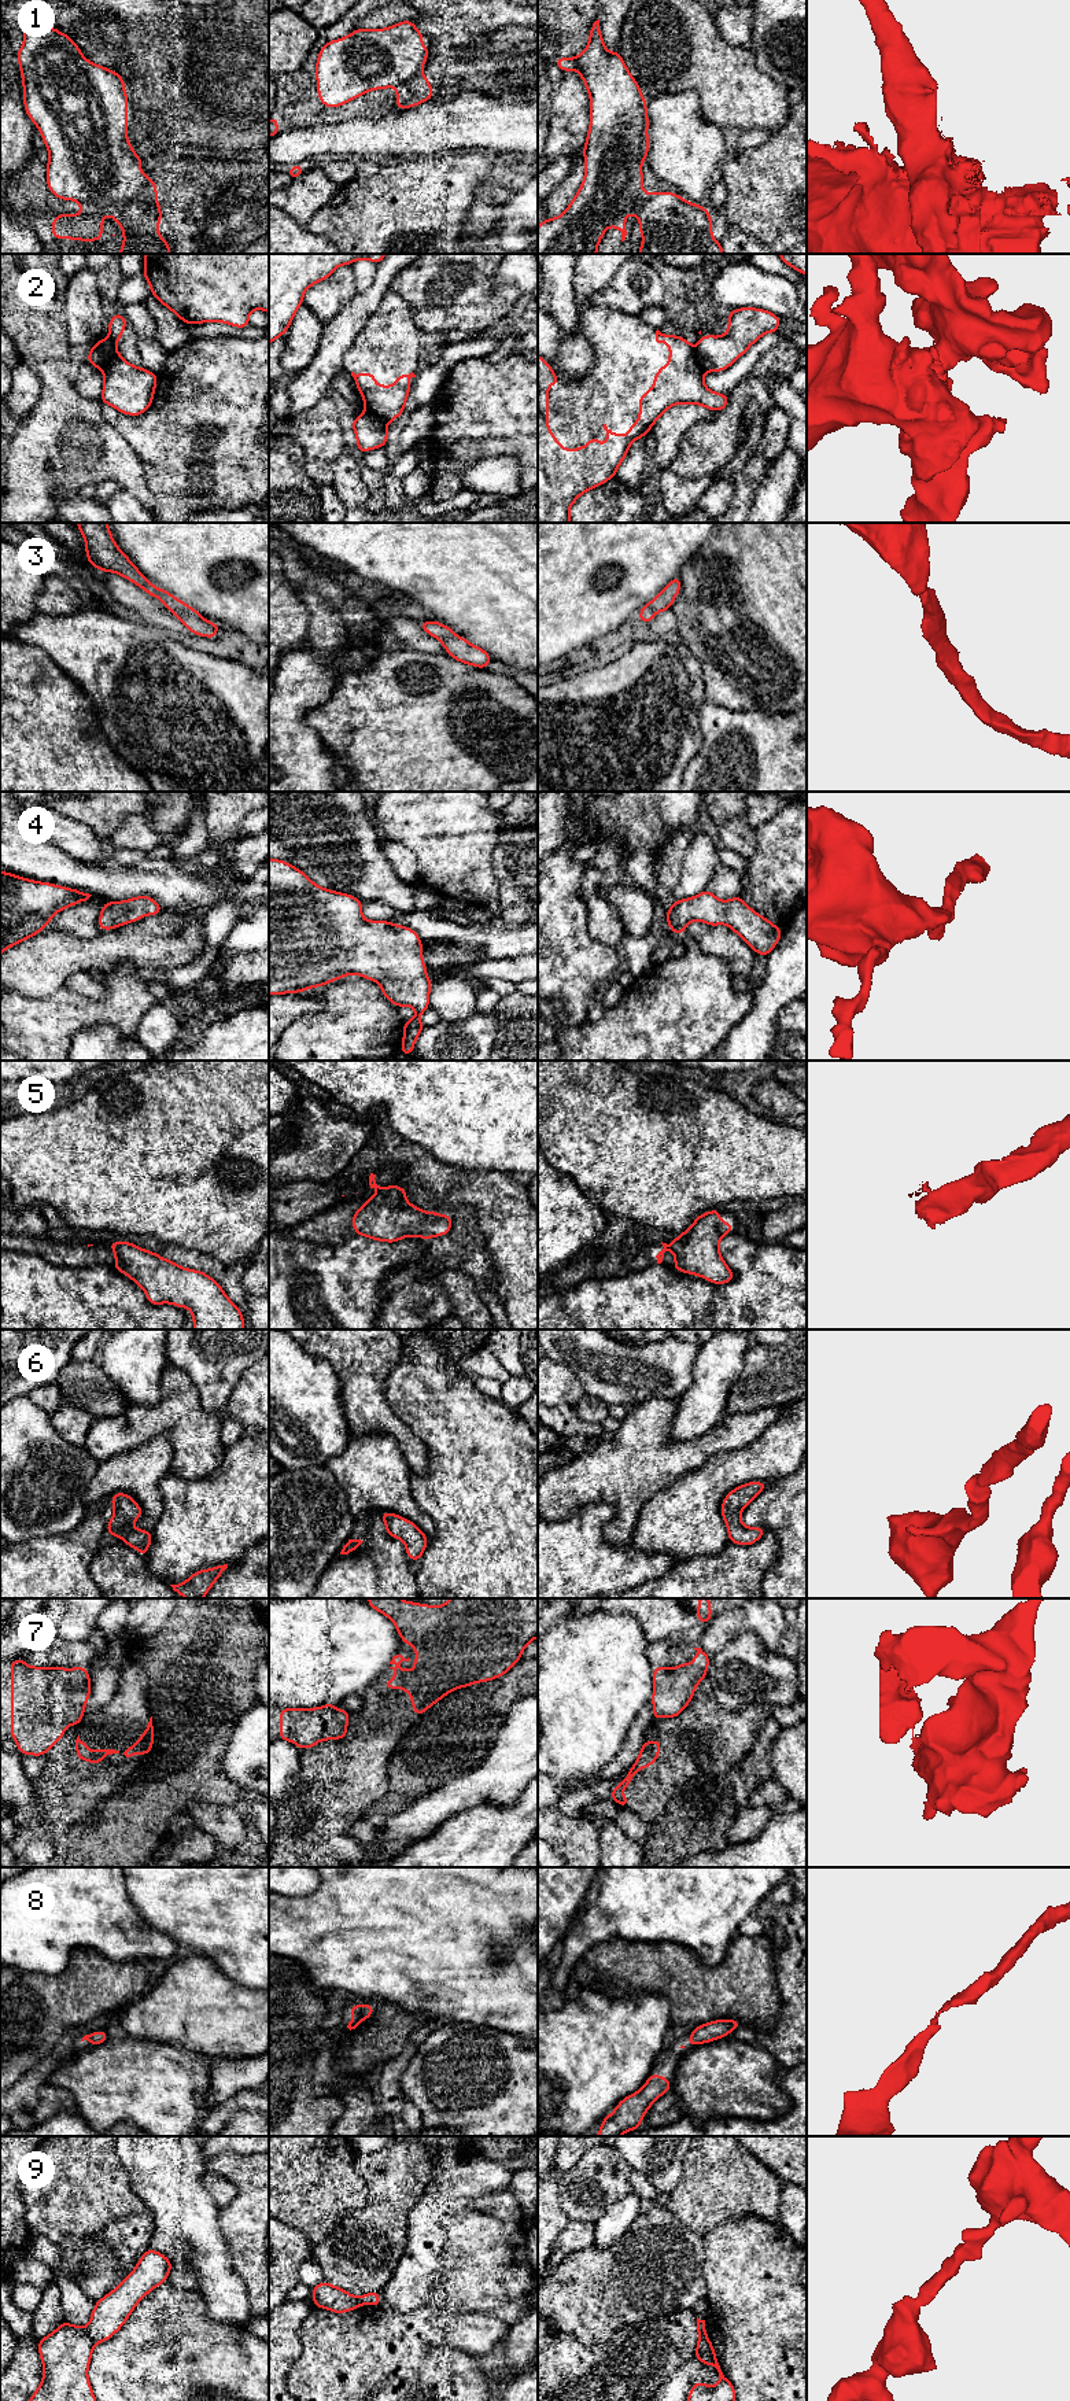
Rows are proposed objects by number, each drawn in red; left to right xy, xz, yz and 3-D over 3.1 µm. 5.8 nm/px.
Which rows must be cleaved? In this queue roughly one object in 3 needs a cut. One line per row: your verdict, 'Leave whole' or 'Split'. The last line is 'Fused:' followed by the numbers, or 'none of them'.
1: Split
2: Split
3: Leave whole
4: Leave whole
5: Split
6: Leave whole
7: Split
8: Leave whole
9: Split
Fused: 1, 2, 5, 7, 9

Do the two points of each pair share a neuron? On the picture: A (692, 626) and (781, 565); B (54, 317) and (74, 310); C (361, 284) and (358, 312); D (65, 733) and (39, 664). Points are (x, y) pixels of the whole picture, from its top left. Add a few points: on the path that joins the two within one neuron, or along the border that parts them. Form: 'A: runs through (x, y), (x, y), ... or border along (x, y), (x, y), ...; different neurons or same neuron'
A: runs through (714, 622), (734, 612), (759, 587); same neuron
B: border along (67, 283), (65, 325), (70, 345); different neurons
C: border along (377, 268), (375, 280), (357, 294); different neurons
D: runs through (48, 716), (39, 707), (39, 681); same neuron

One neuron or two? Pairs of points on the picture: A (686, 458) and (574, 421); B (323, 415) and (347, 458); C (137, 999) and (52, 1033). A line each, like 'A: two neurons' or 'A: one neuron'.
A: two neurons
B: two neurons
C: one neuron

